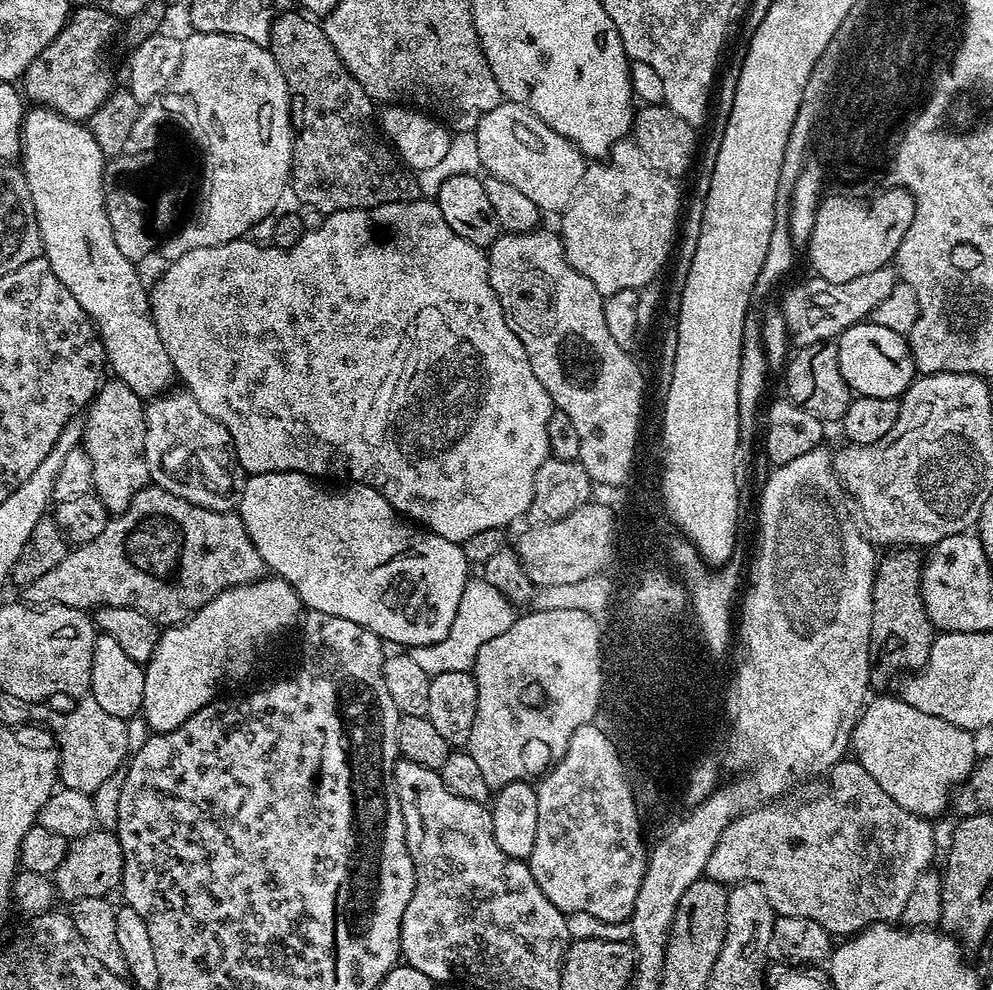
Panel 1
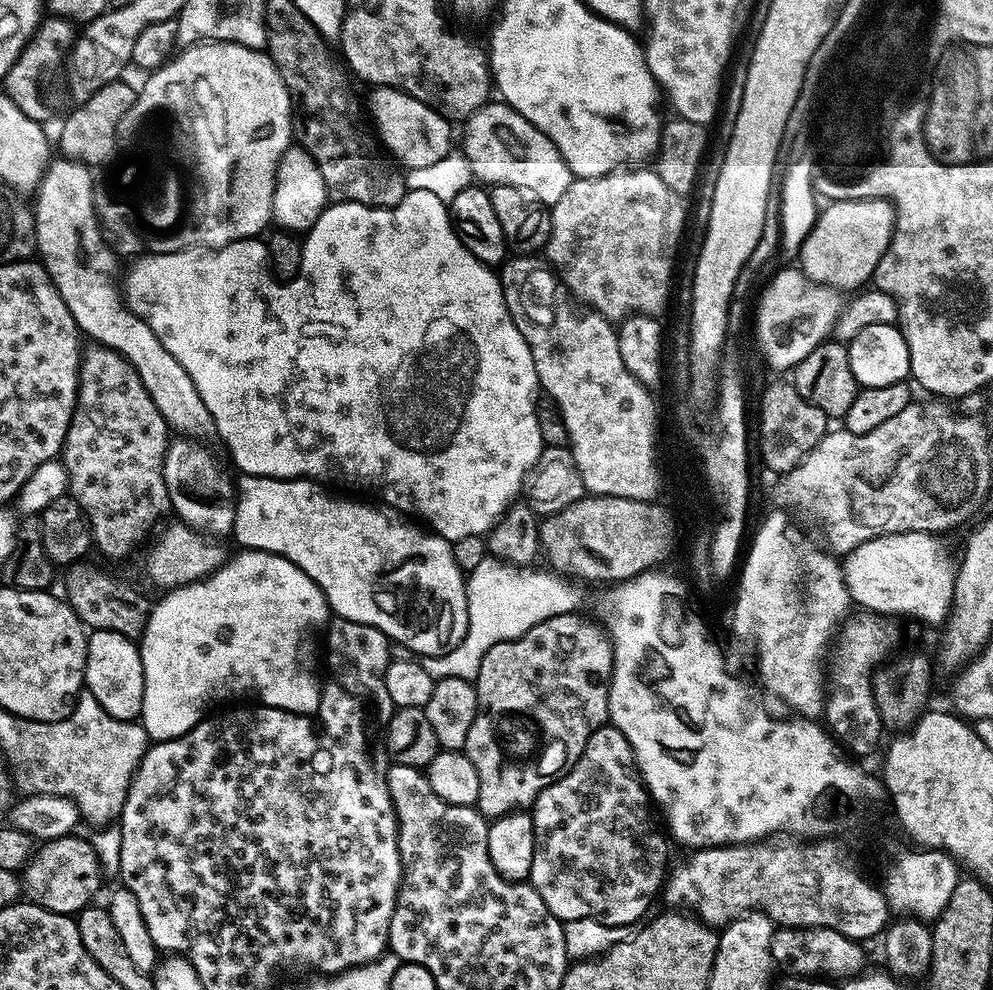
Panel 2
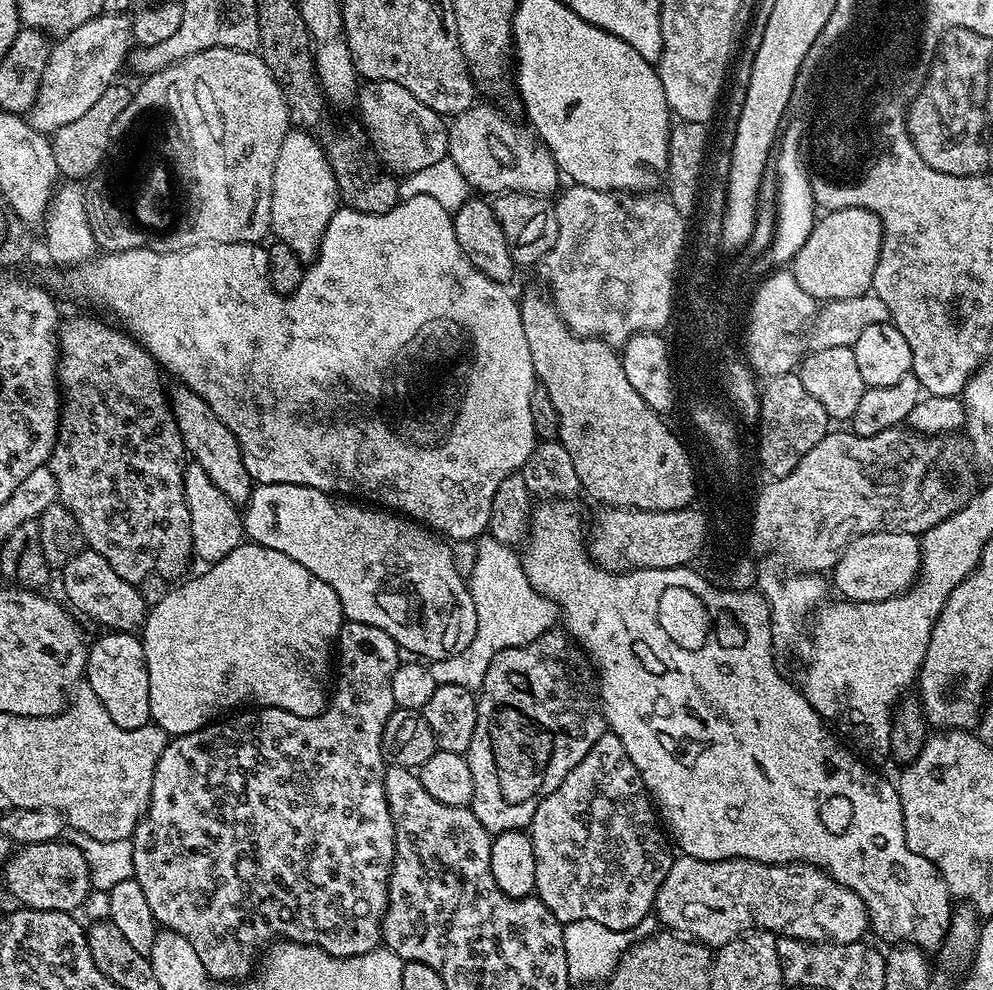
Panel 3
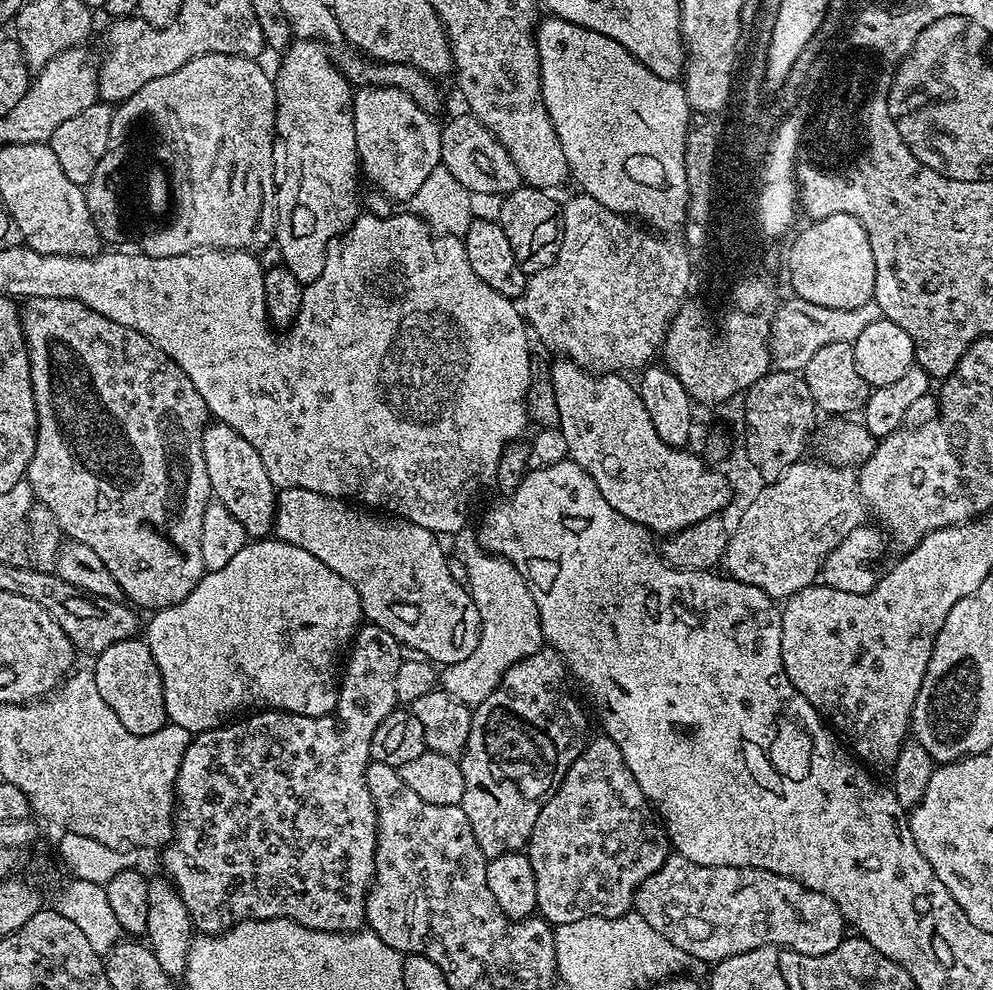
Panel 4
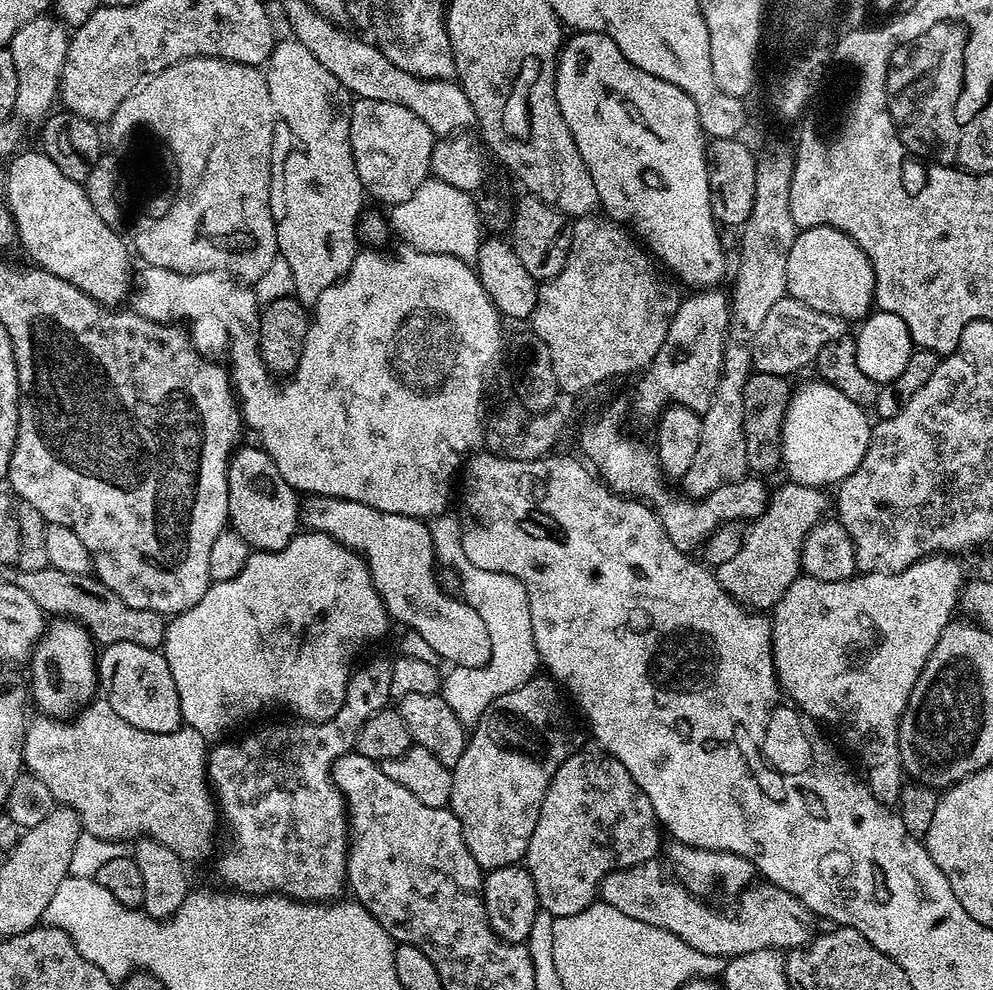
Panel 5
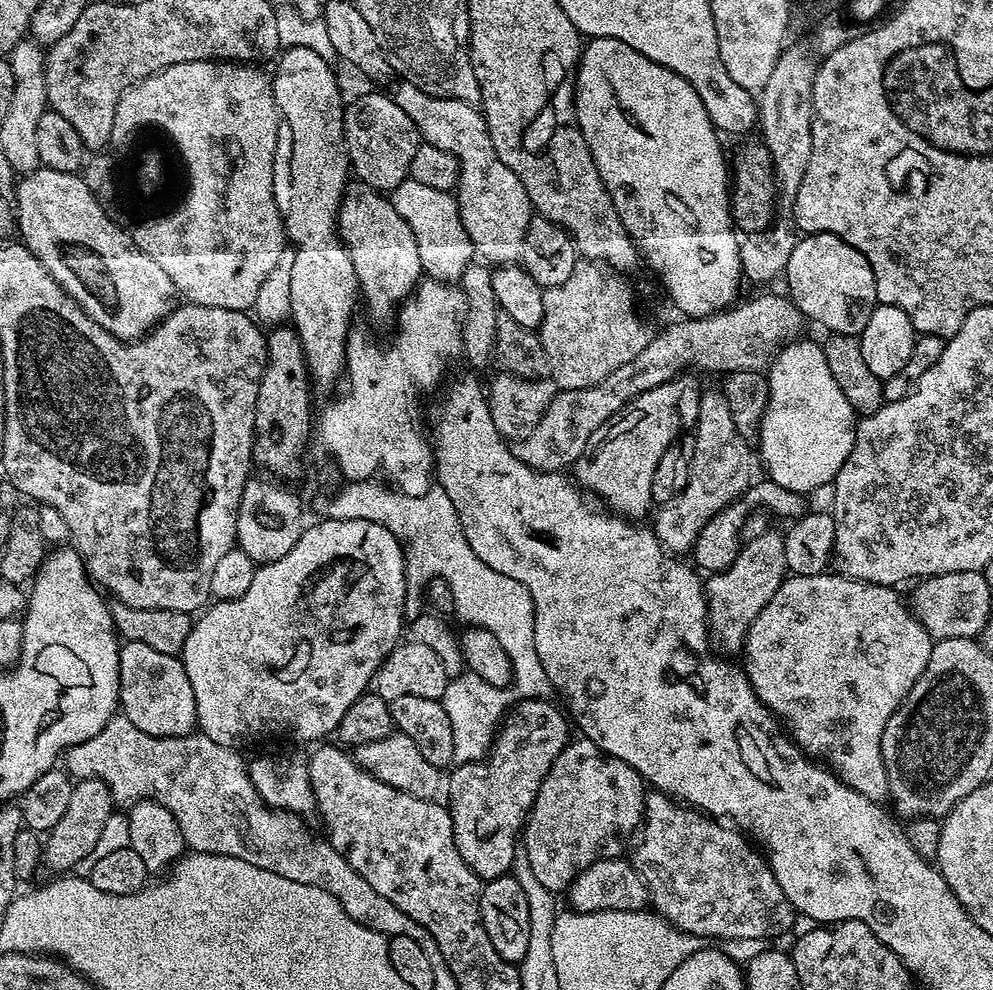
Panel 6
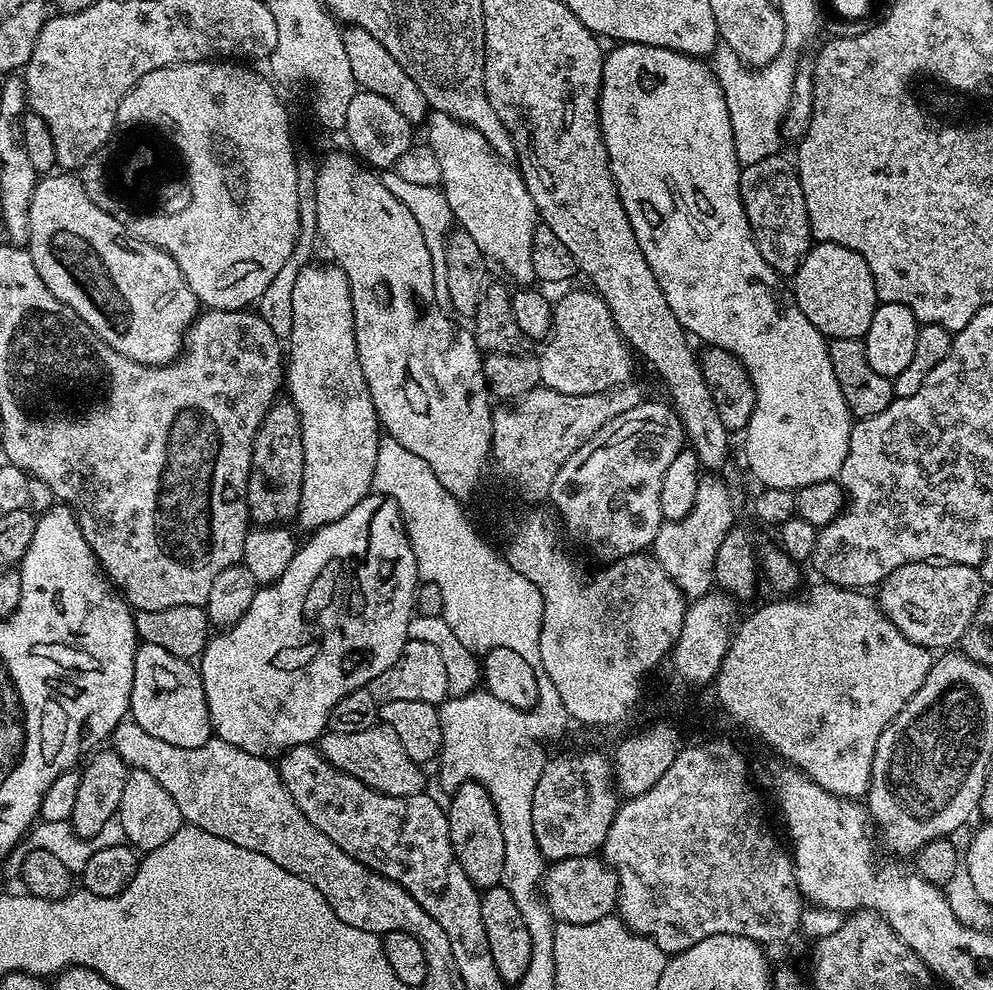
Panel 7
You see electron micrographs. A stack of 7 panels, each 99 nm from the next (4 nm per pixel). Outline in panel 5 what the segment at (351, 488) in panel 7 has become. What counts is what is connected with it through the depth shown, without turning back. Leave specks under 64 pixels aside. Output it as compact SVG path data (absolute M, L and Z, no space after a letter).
M295 38L281 39L272 47L272 53L268 56L266 65L266 75L268 78L268 89L270 90L270 102L275 110L277 117L286 127L292 131L292 136L296 139L297 148L289 154L284 160L284 213L279 213L278 223L276 226L276 247L278 255L289 262L290 270L293 272L293 286L295 288L294 296L305 306L315 305L316 299L322 294L322 290L329 288L331 284L337 284L350 270L350 266L354 262L358 251L358 225L362 213L365 211L366 193L362 182L358 178L358 170L354 166L354 154L350 150L350 114L354 97L346 86L342 86L342 82L338 82L338 78L334 78L334 74L330 74L330 70L326 70L326 66L322 66L322 62L318 62L318 58L314 58L314 54L310 54L310 50L306 50L306 46L299 44Z

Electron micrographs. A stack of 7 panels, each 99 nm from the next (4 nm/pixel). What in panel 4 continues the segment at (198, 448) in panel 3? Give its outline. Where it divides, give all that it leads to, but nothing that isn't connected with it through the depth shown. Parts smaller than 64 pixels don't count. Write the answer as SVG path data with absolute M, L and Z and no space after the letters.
M214 422L203 432L202 454L206 458L213 497L242 522L242 530L246 530L249 538L267 537L274 528L278 489L270 482L258 450L232 427Z

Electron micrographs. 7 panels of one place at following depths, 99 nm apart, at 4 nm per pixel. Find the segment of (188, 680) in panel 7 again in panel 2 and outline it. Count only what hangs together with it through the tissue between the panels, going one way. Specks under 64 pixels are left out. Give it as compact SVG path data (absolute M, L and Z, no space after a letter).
M112 630L89 631L84 682L86 691L110 718L135 721L142 710L144 697L144 671L137 641Z

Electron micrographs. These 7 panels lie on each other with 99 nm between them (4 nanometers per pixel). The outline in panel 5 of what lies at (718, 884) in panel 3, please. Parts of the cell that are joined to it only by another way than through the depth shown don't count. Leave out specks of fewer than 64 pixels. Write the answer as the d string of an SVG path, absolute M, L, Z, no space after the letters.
M659 859L648 860L645 864L606 874L600 884L599 899L614 906L614 910L622 910L622 914L630 918L638 918L638 922L650 922L650 926L658 926L658 930L678 934L682 942L711 956L731 958L750 954L750 950L767 948L791 950L803 948L813 939L812 927L818 924L817 917L806 905L798 902L794 894L786 894L786 890L778 886L757 883L739 897L736 912L719 912L708 905L707 899L694 895L660 863Z

